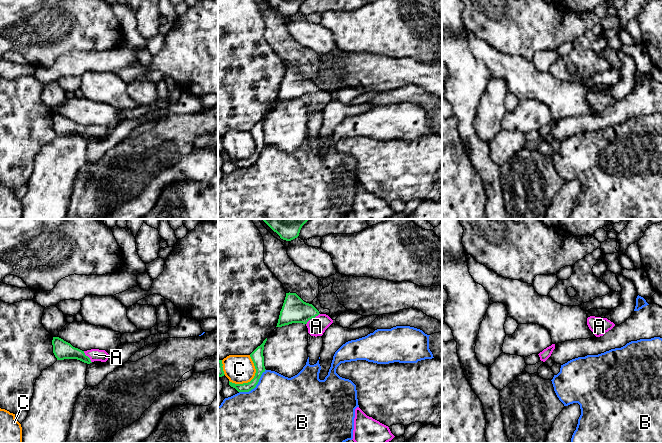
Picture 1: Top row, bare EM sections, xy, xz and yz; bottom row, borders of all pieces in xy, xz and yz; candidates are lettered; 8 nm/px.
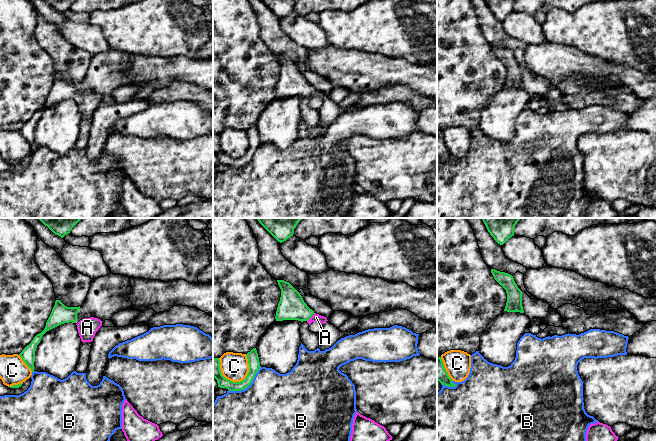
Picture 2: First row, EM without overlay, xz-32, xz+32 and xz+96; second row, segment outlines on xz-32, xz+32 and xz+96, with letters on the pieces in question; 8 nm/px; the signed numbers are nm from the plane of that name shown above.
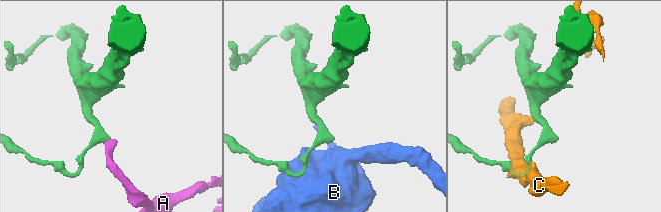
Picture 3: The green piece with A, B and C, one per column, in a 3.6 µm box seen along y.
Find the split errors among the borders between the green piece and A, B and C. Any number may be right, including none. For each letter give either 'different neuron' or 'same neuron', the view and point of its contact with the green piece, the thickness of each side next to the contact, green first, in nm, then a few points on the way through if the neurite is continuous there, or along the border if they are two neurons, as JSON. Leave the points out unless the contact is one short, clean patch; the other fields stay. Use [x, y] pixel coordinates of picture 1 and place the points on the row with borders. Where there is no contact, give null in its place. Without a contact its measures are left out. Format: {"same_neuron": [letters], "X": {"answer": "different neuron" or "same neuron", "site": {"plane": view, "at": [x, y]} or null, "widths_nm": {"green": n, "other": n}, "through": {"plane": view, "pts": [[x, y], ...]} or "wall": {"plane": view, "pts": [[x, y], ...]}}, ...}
{"same_neuron": ["A"], "A": {"answer": "same neuron", "site": {"plane": "xz", "at": [312, 317]}, "widths_nm": {"green": 200, "other": 150}, "through": {"plane": "xz", "pts": [[294, 310], [304, 312], [312, 317], [316, 326]]}}, "B": {"answer": "different neuron", "site": {"plane": "xz", "at": [255, 386]}, "widths_nm": {"green": 100, "other": 500}}, "C": {"answer": "different neuron", "site": {"plane": "xz", "at": [253, 378]}, "widths_nm": {"green": 100, "other": 240}, "wall": {"plane": "xz", "pts": [[250, 355], [255, 375], [247, 382], [230, 382]]}}}

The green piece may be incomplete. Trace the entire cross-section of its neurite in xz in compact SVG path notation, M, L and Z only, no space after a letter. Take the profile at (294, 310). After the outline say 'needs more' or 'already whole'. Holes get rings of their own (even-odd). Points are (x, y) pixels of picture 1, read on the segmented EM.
M286 293L276 327L292 323L303 323L311 336L322 336L325 330L333 323L326 314L319 311L309 303L304 302L296 293Z; needs more

